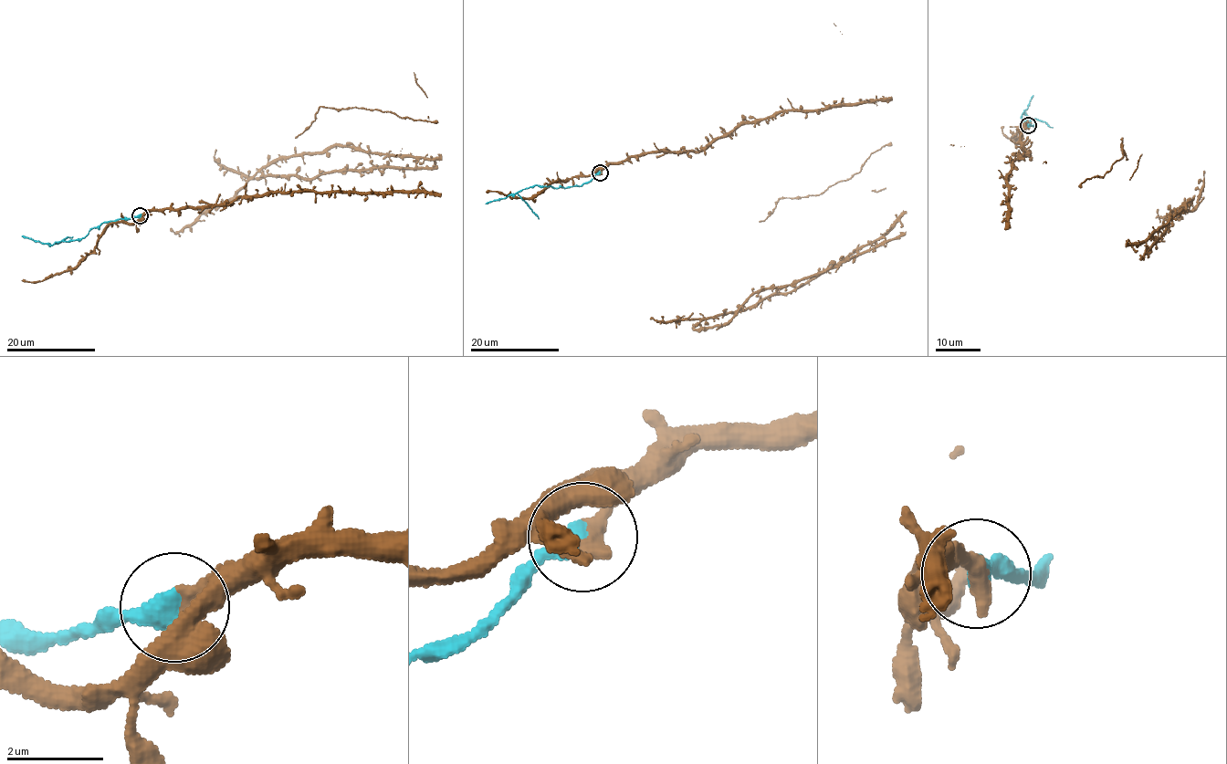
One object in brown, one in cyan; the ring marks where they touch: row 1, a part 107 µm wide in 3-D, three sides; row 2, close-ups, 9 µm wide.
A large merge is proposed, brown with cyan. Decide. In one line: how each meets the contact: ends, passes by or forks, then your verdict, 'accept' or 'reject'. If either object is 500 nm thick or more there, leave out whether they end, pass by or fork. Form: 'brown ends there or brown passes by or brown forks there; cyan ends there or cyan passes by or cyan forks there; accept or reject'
brown ends there; cyan ends there; reject

